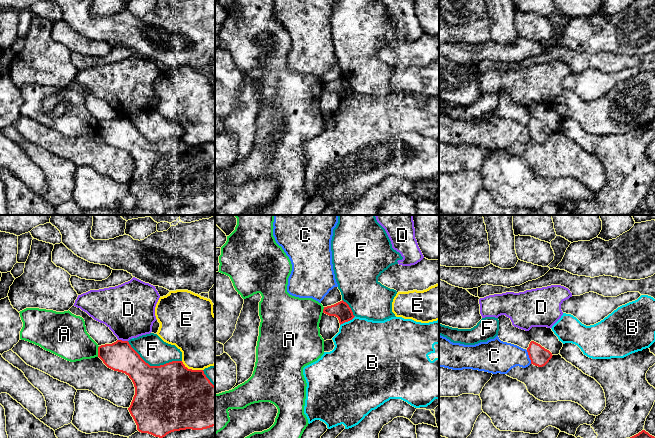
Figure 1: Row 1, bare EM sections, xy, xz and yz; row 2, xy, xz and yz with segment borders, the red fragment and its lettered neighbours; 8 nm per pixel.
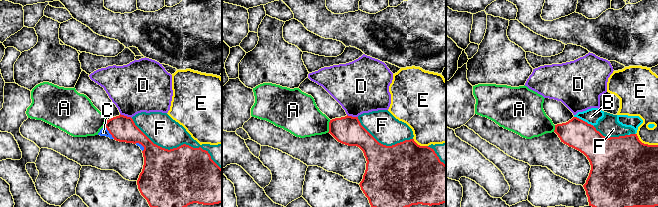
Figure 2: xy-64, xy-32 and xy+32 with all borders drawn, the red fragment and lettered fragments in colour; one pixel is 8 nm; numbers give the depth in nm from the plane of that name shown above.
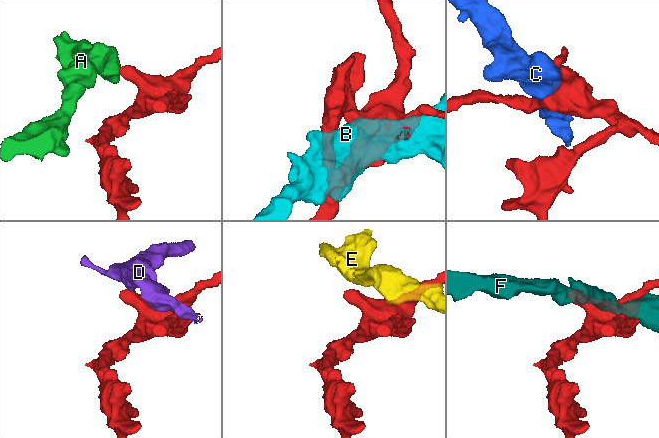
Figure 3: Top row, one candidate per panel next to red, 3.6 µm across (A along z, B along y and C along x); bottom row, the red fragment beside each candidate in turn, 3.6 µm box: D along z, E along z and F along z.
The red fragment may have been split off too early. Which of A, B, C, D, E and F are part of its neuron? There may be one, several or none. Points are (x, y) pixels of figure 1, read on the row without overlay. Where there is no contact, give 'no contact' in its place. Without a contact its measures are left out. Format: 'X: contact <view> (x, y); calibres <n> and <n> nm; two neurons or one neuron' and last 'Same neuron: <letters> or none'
A: contact xy (98, 127); calibres 240 and 300 nm; two neurons
B: contact xz (347, 97); calibres 140 and 460 nm; two neurons
C: contact yz (529, 133); calibres 160 and 260 nm; two neurons
D: contact xy (123, 117); calibres 240 and 420 nm; two neurons
E: contact xy (191, 145); calibres 500 and 400 nm; two neurons
F: contact xy (153, 142); calibres 480 and 220 nm; two neurons
Same neuron: none

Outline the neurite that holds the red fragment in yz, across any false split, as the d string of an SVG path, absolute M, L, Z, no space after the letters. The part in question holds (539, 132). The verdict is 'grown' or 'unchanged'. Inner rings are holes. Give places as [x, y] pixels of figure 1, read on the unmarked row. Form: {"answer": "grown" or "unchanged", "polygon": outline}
{"answer": "unchanged", "polygon": "M534 117L530 118L527 128L531 136L531 140L538 143L545 142L553 132L549 126Z"}

